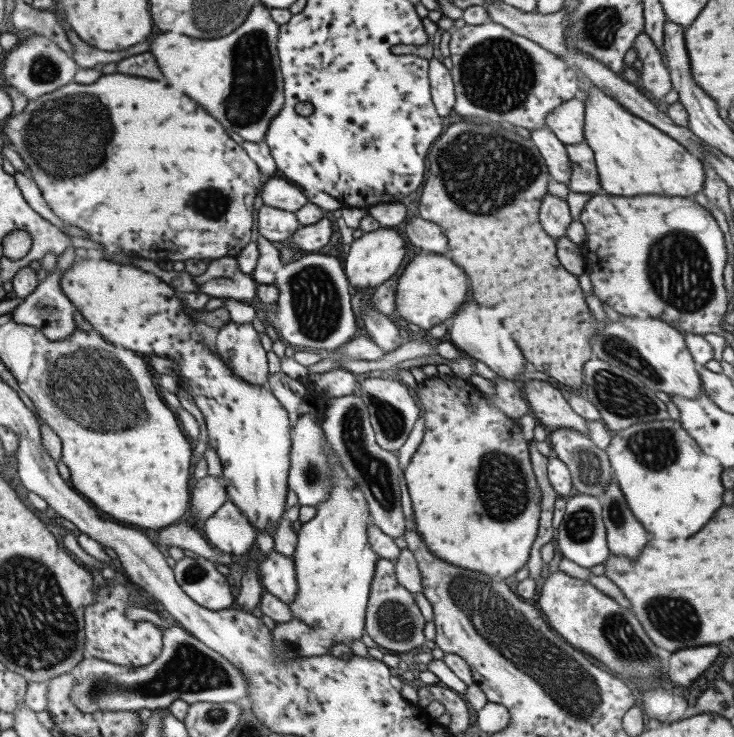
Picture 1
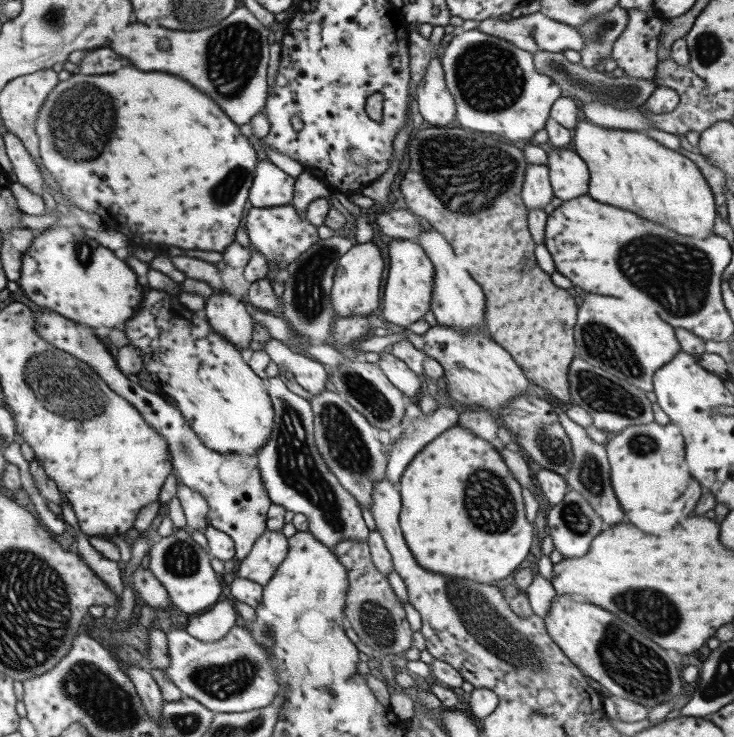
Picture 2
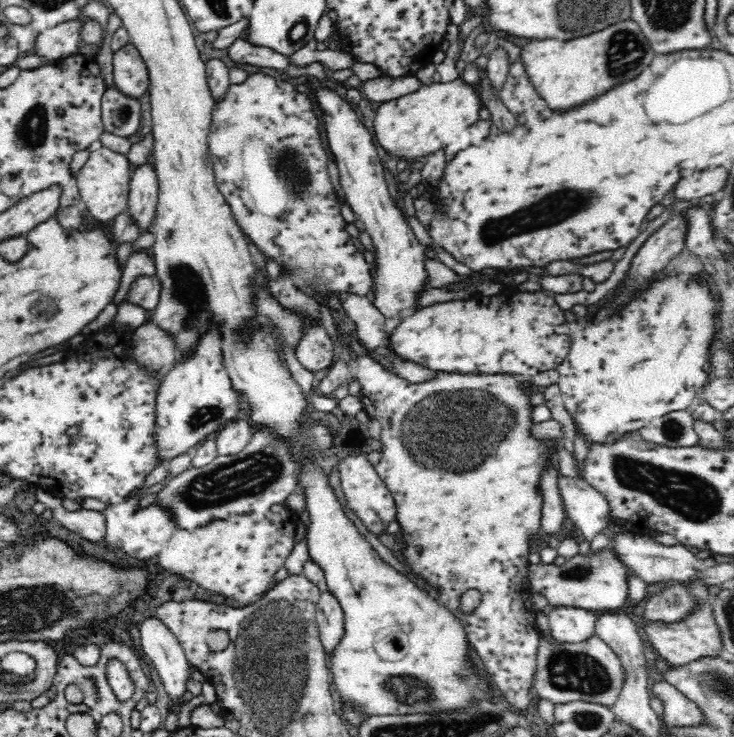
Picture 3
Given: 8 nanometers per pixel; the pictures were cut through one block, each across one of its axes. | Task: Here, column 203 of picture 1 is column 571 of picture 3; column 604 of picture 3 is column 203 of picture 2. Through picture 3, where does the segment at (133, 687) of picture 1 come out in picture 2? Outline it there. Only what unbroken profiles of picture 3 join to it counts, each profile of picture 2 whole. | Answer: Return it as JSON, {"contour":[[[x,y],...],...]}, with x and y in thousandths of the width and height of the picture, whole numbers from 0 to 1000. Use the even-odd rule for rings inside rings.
{"contour":[[[328,844],[317,848],[297,870],[275,871],[257,863],[251,853],[226,853],[226,875],[230,901],[219,906],[226,921],[248,939],[249,944],[262,947],[290,967],[326,967],[358,961],[371,954],[379,936],[379,906],[375,906],[371,890],[360,885],[357,874],[342,866],[341,858]]]}

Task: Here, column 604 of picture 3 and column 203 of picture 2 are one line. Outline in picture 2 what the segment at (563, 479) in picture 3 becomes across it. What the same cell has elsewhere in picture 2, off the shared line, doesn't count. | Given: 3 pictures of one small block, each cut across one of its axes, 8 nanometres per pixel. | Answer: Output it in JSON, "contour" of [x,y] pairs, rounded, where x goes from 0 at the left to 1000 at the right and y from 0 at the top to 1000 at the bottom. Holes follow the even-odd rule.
{"contour":[[[243,653],[240,655],[241,668],[238,668],[238,673],[247,684],[247,691],[249,691],[253,718],[257,720],[272,718],[272,720],[275,720],[285,712],[285,708],[282,707],[285,688],[282,688],[281,678],[267,666],[257,664]]]}

